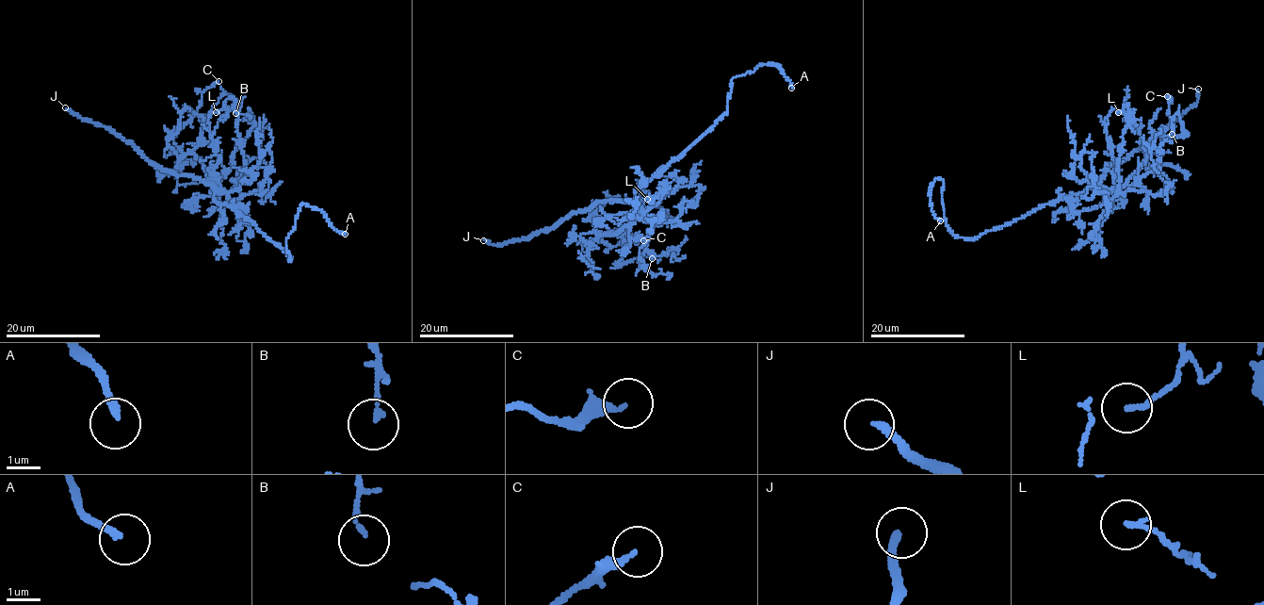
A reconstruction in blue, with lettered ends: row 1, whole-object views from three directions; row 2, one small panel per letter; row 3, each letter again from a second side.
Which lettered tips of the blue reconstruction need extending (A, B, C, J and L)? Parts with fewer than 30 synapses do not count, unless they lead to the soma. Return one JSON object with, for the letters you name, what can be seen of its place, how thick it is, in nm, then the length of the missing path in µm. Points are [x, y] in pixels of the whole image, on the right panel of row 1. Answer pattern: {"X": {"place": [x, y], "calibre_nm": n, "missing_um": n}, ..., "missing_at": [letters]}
{"A": {"place": [940, 220], "calibre_nm": 190, "missing_um": 25}, "J": {"place": [1198, 89], "calibre_nm": 240, "missing_um": 120}, "missing_at": ["A", "J"]}

